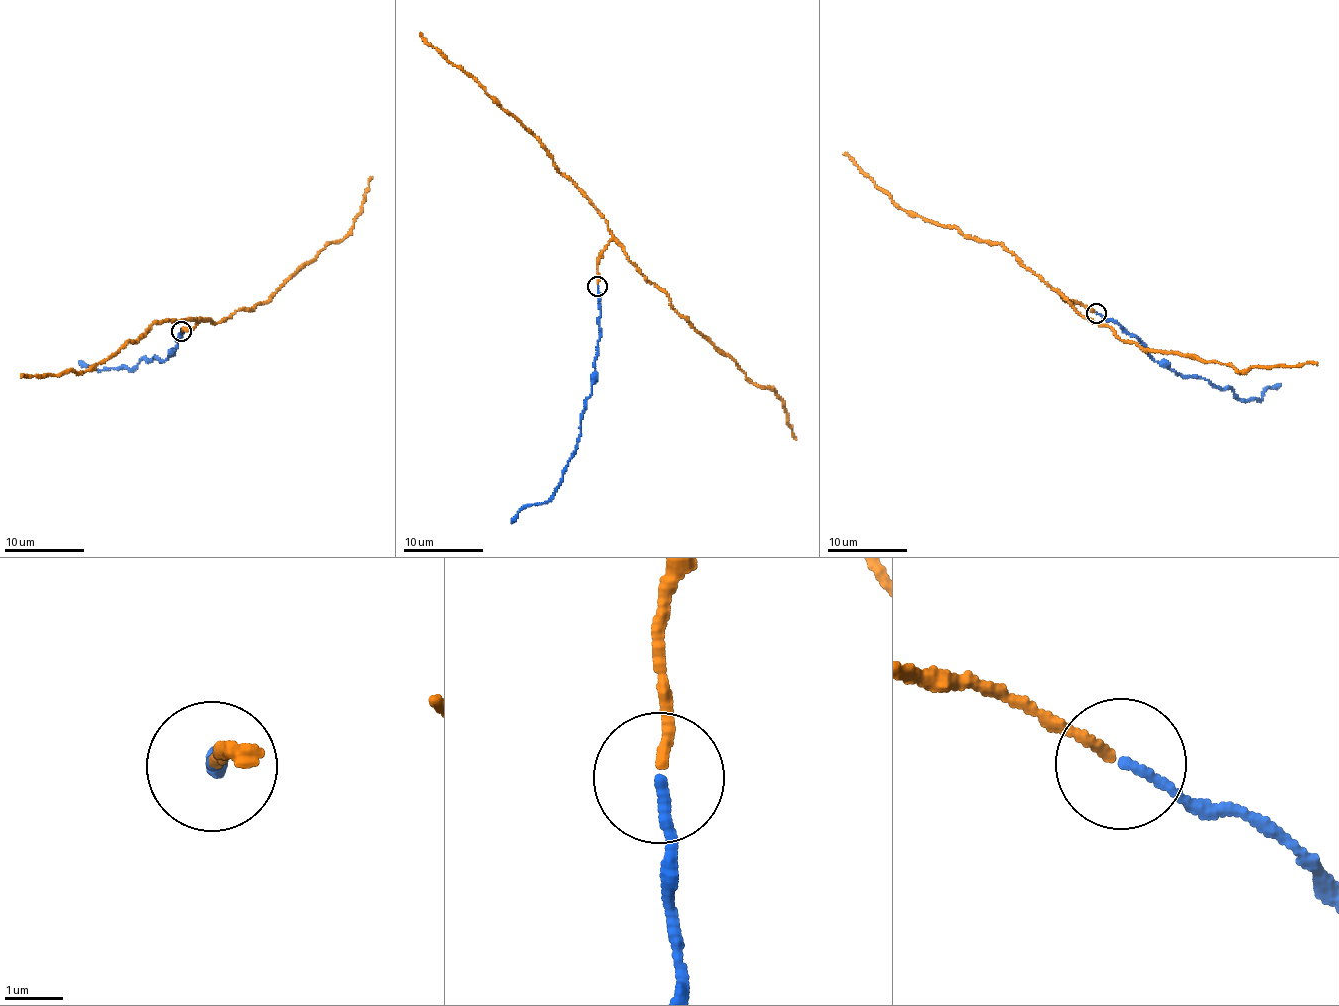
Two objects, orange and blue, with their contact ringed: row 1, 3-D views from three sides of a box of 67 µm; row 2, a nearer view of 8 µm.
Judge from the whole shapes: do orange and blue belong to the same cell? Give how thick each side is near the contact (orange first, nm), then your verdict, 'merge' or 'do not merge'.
calibres 160 and 160 nm; merge

